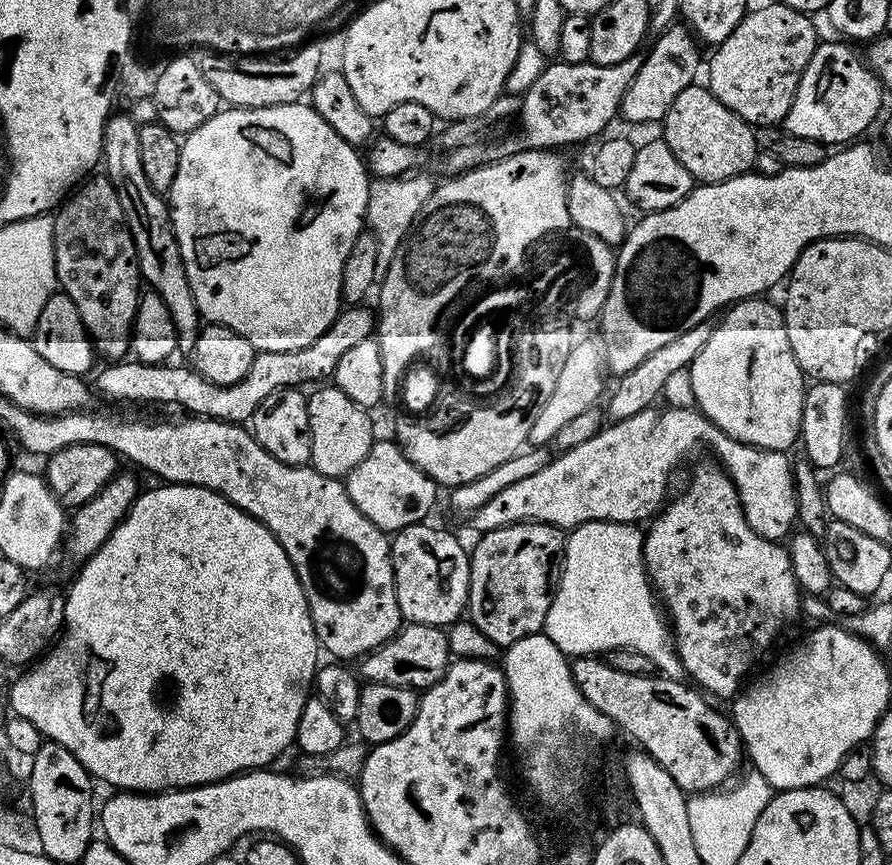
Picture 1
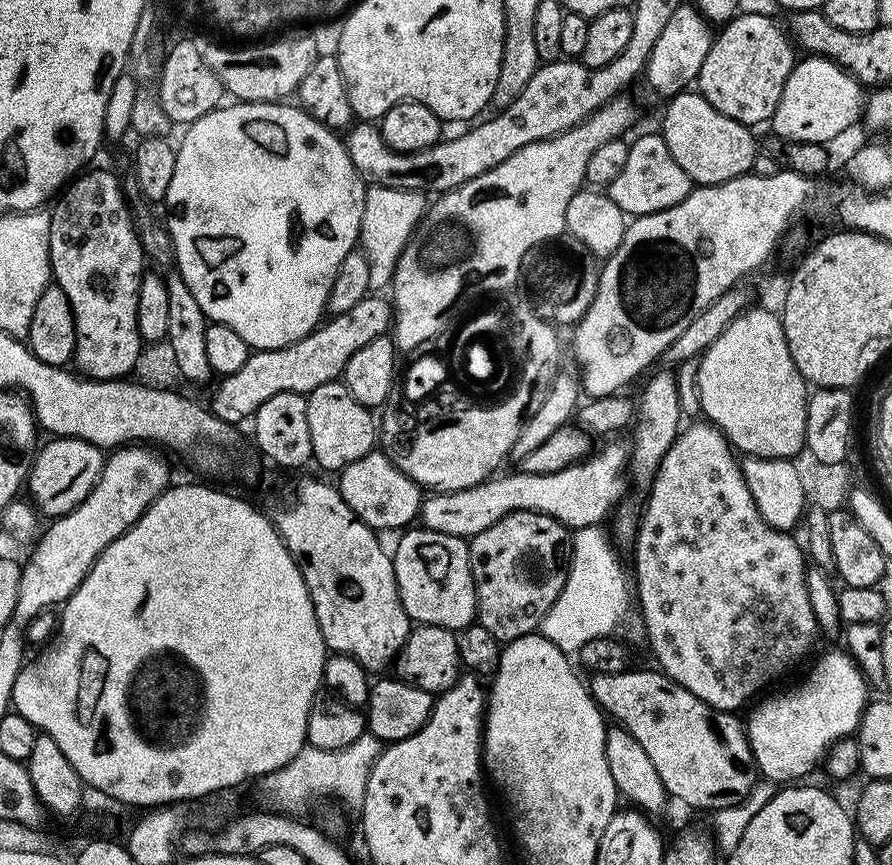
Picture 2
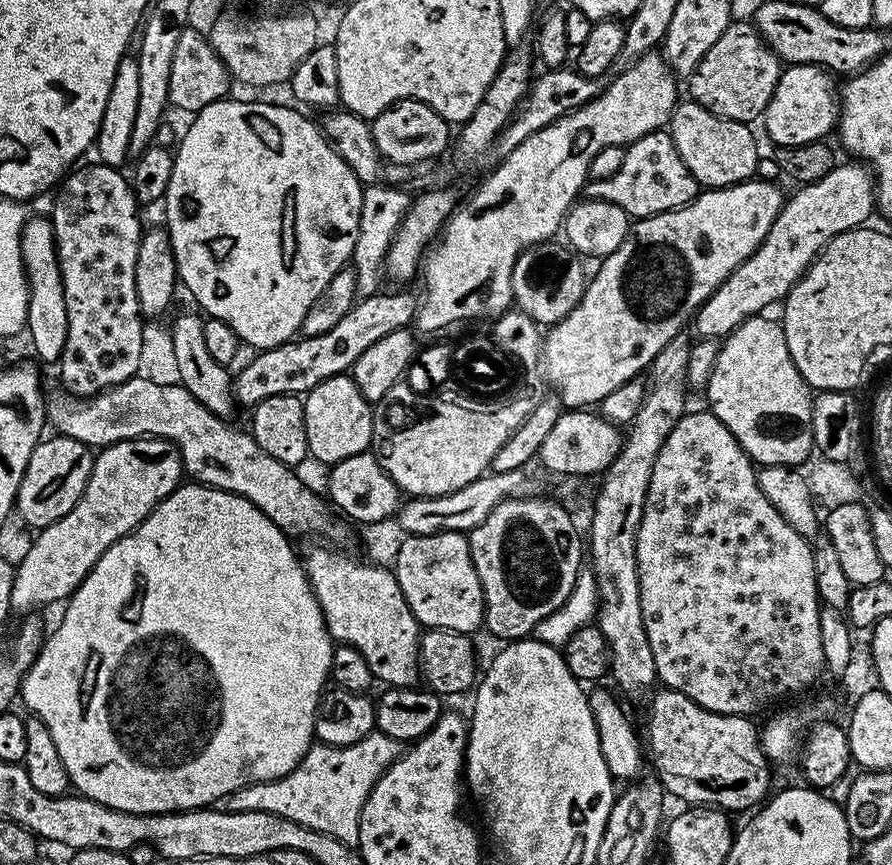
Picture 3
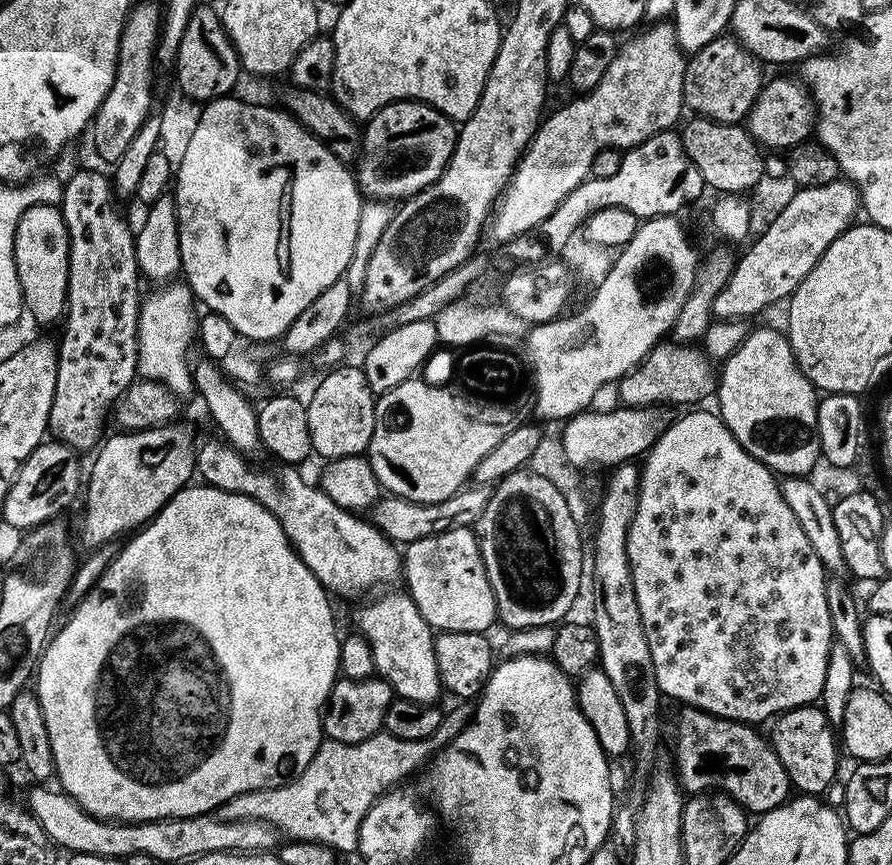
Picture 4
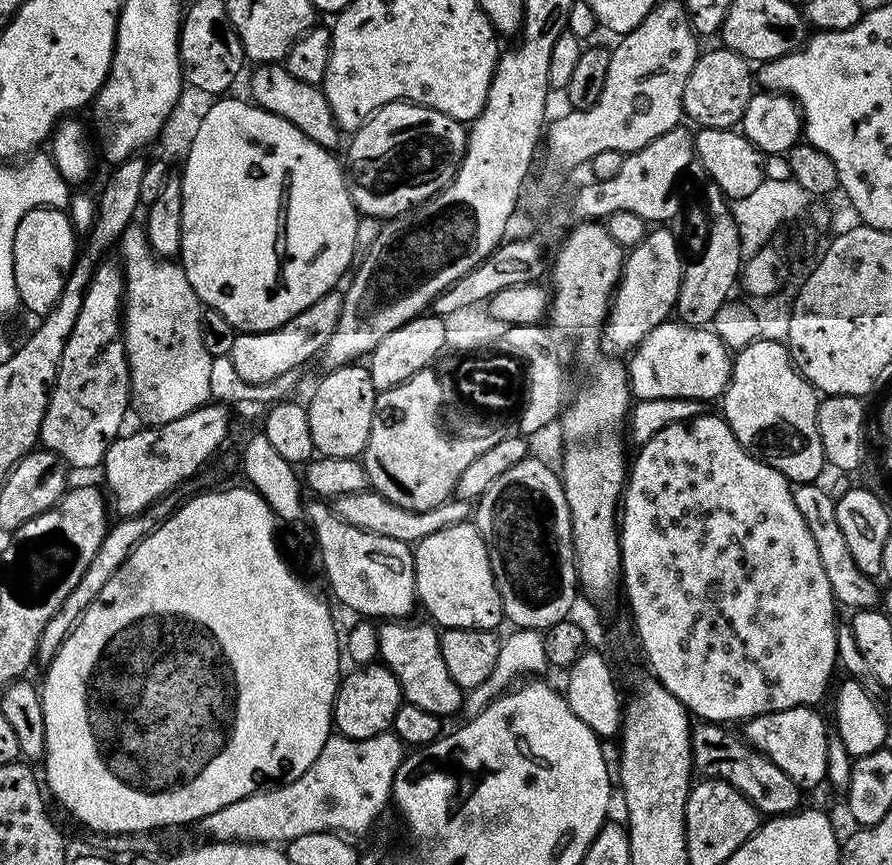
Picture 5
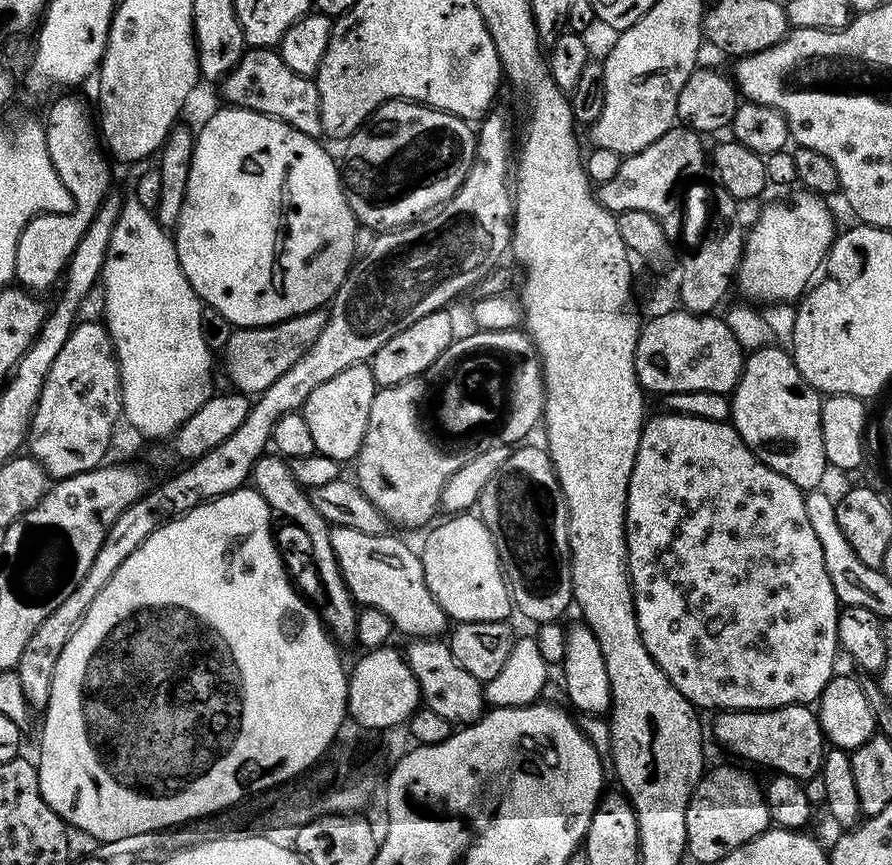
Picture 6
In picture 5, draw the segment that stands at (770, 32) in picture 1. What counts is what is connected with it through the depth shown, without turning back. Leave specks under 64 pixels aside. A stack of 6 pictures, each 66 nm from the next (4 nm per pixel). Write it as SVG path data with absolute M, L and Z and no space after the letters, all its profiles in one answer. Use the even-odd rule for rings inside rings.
M717 46L709 52L701 51L694 62L694 70L690 70L690 78L686 78L686 90L682 94L684 116L692 119L700 128L731 128L740 123L742 114L746 114L746 102L750 102L754 91L754 68L749 61L738 55L734 50Z

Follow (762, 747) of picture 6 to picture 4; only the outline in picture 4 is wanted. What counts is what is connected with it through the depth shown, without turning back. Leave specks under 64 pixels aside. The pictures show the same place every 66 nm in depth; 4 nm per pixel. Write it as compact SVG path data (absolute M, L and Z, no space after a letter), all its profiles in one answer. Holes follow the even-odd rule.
M820 706L792 708L771 725L770 743L797 793L819 797L832 784L840 764L838 736ZM777 723L777 724L776 724ZM776 724L776 725L775 725ZM837 748L837 749L836 749Z

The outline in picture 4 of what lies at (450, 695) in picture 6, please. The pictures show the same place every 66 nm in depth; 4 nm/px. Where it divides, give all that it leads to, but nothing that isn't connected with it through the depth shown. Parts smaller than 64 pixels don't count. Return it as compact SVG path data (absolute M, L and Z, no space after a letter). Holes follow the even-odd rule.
M388 590L385 596L380 596L377 600L372 600L369 604L364 604L356 612L356 624L361 636L366 638L366 642L370 642L370 650L374 652L374 666L376 667L375 675L387 682L391 686L393 693L399 699L409 700L410 702L422 702L423 704L436 704L439 701L439 696L442 696L442 685L440 682L440 675L438 674L438 662L436 661L436 655L434 654L434 629L426 622L426 618L422 618L422 610L418 610L418 606L412 597L408 595L407 591L400 590L400 592L392 592L396 590Z

